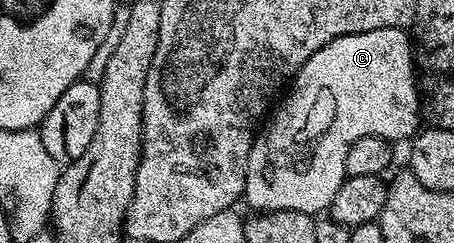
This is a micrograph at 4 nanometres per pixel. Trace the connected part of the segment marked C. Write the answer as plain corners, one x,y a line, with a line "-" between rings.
399,26
339,36
331,40
331,44
319,48
319,52
303,64
280,102
281,107
272,111
263,129
253,139
253,147
247,156
243,202
253,212
290,210
320,215
328,211
335,192
339,192
345,183
347,152
351,152
351,144
355,144
355,140
363,140
363,136
408,139
418,133
421,100
419,79
415,73
414,43

